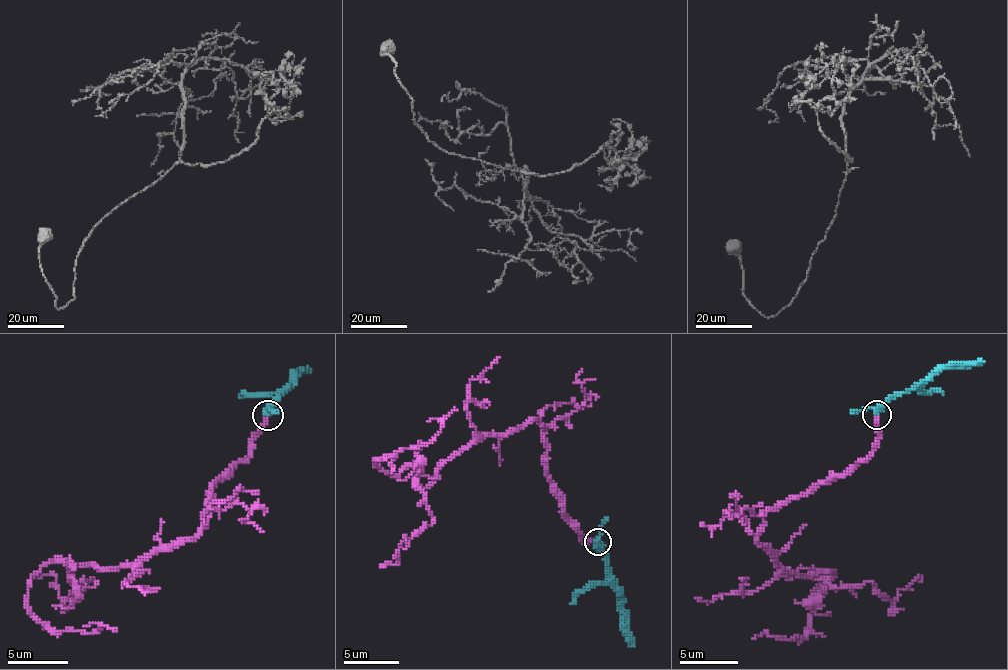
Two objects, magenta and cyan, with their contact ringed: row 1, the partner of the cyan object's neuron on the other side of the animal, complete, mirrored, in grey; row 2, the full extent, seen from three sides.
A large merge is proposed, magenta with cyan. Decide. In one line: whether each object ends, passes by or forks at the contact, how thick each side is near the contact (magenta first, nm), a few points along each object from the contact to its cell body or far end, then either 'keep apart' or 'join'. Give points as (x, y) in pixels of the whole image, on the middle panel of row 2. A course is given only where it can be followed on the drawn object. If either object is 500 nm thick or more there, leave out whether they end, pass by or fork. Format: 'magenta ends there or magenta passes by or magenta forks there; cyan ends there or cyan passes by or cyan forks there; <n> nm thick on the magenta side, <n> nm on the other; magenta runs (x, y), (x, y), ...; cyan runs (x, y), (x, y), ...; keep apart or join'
magenta ends there; cyan passes by; 240 nm thick on the magenta side, 360 nm on the other; magenta runs (597, 542), (559, 506), (535, 420), (459, 449), (424, 487), (410, 466), (379, 468), (424, 445), (454, 407); cyan runs (597, 542), (605, 557), (608, 582), (623, 607), (626, 638), (634, 646); join

